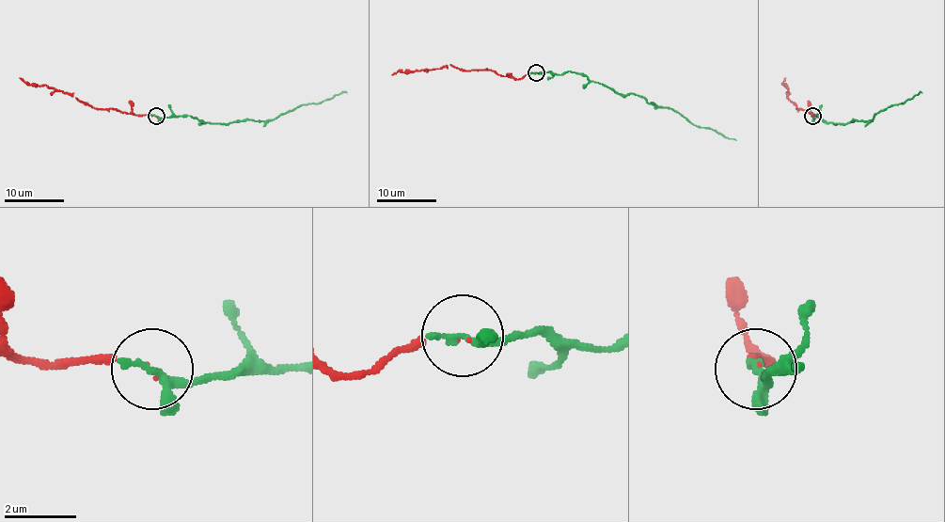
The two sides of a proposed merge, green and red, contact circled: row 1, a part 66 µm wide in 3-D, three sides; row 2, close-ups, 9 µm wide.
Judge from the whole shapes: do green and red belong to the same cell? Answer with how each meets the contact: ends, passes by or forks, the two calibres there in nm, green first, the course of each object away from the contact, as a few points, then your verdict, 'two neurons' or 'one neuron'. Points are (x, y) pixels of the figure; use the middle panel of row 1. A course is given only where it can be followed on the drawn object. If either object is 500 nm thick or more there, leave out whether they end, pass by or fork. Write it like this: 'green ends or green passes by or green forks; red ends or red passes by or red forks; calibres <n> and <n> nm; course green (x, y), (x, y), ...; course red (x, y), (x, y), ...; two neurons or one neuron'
green passes by; red ends; calibres 200 and 40 nm; course green (537, 72), (576, 72), (623, 95), (639, 95), (650, 103), (677, 111), (698, 126), (736, 139); course red (535, 73), (514, 80), (500, 76), (493, 71), (463, 71), (450, 65), (439, 69), (392, 75); one neuron

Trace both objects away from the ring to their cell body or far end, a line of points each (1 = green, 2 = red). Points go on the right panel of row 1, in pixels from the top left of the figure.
1: (811, 116), (813, 118), (820, 116), (817, 116), (832, 123), (868, 120), (880, 111), (904, 103), (921, 93)
2: (812, 116), (796, 108), (787, 98), (789, 91), (784, 84), (785, 78)

